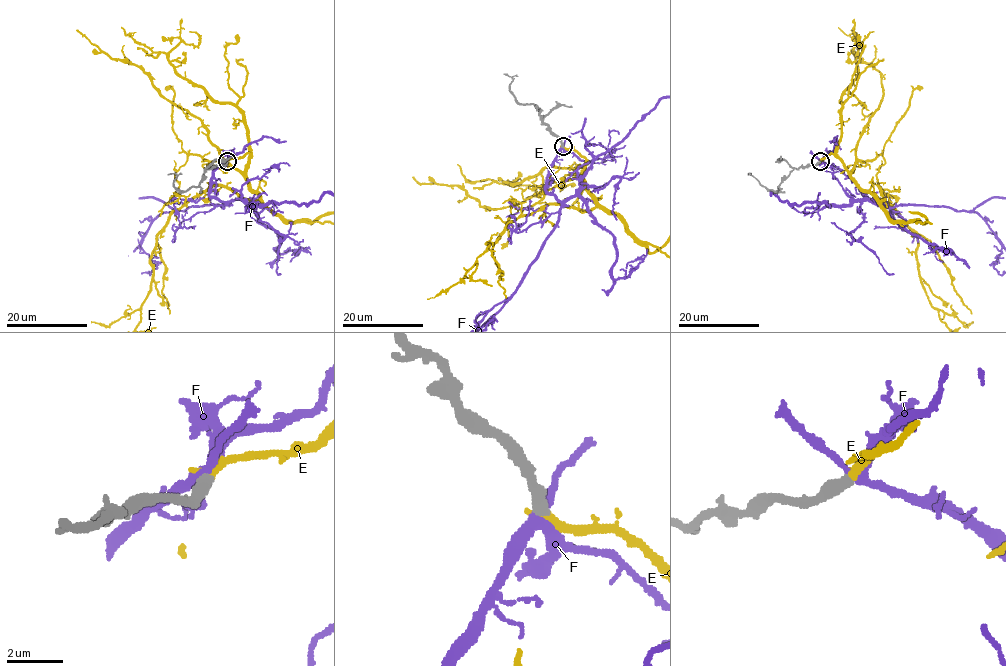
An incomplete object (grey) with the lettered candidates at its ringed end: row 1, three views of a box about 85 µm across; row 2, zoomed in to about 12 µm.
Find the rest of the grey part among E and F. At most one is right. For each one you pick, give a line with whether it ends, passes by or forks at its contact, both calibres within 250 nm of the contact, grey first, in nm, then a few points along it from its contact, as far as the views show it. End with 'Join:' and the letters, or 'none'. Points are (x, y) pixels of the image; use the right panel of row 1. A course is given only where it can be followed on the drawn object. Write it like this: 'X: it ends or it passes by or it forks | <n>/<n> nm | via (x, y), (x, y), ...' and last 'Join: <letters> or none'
E: it ends | 480/320 nm | via (821, 162), (834, 154), (880, 201), (878, 185), (917, 234), (919, 276), (930, 303), (965, 326), (972, 321)
Join: E

